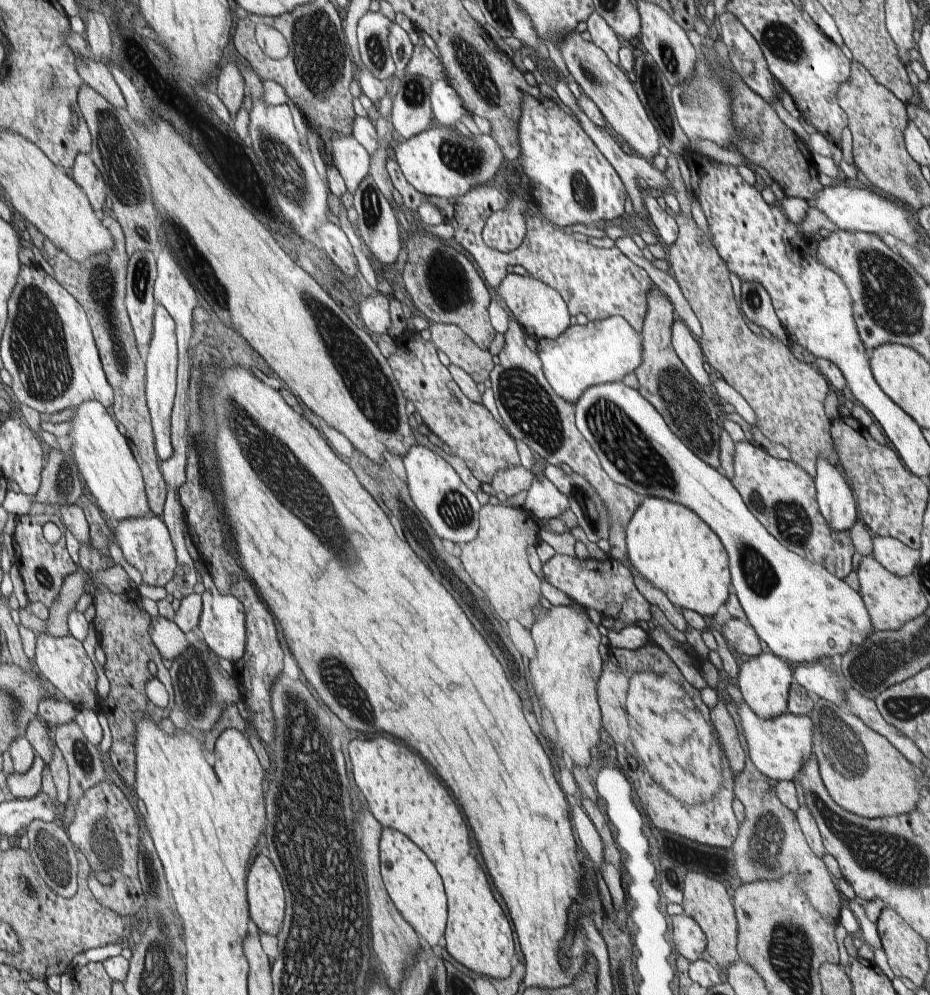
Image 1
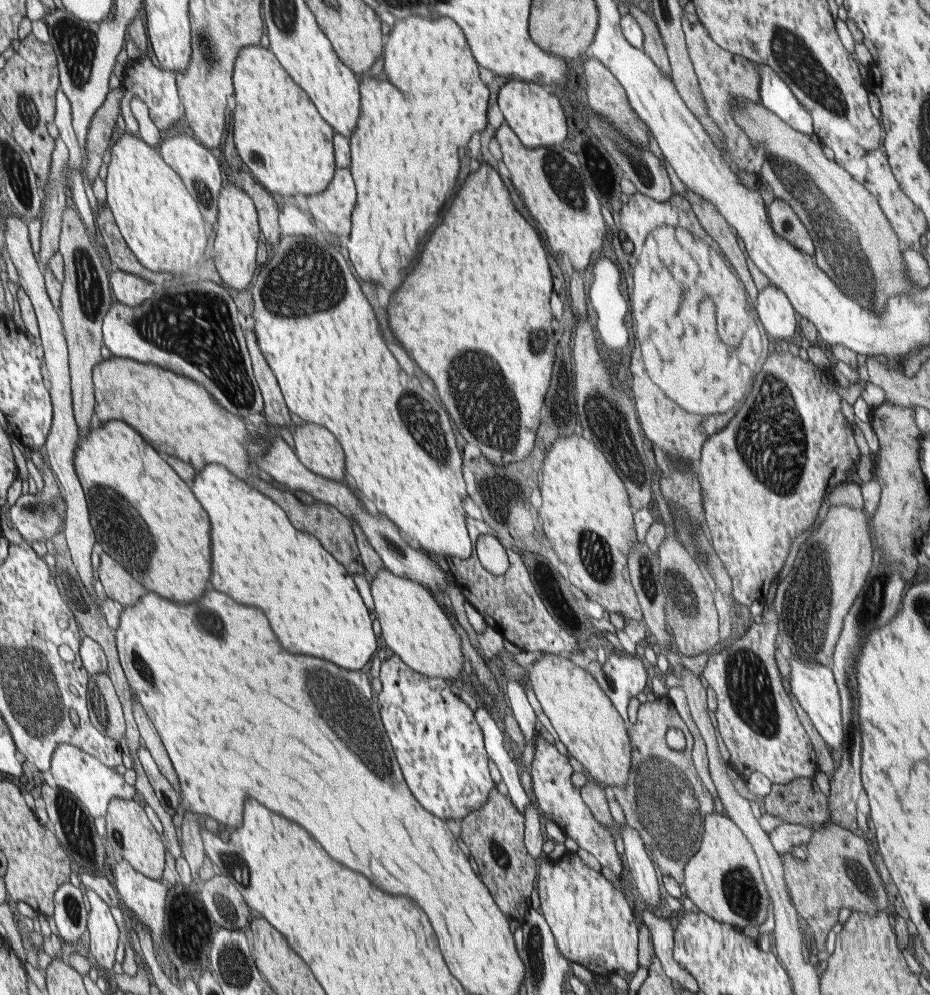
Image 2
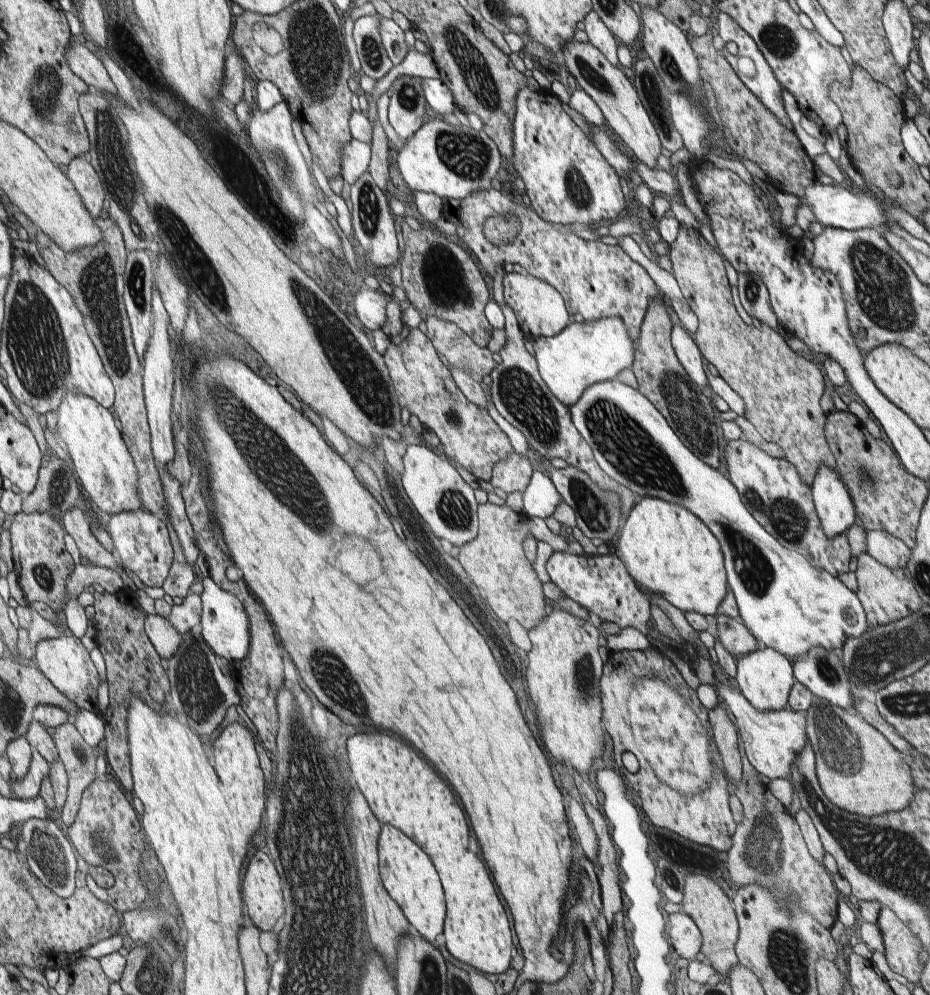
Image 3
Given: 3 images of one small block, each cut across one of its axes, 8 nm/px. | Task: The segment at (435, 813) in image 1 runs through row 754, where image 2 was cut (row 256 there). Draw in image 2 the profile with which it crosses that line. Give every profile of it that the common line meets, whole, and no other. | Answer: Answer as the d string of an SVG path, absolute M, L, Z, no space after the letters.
M413 14L409 18L395 20L395 24L391 26L391 32L387 34L387 46L383 50L383 72L385 72L387 80L373 80L373 78L367 78L367 76L361 74L361 78L363 78L363 82L361 82L361 118L359 118L357 130L349 138L349 148L351 148L351 164L349 164L349 170L353 174L355 188L357 188L357 204L355 204L355 210L351 214L351 234L345 238L347 240L347 256L351 260L351 266L355 266L355 272L359 274L359 278L363 278L365 282L371 282L373 286L375 284L383 286L391 296L401 286L401 282L405 280L407 268L411 266L411 262L419 254L419 244L423 242L423 238L427 236L427 232L431 230L431 226L437 222L439 210L443 208L443 204L453 194L455 176L457 176L457 170L459 170L457 150L463 148L469 142L471 134L483 132L487 128L489 88L487 88L487 84L483 84L479 80L477 66L479 64L475 62L475 56L471 56L471 48L467 44L467 38L465 38L463 30L459 28L459 24L455 20L445 18L445 16L423 18L423 16L415 16Z

